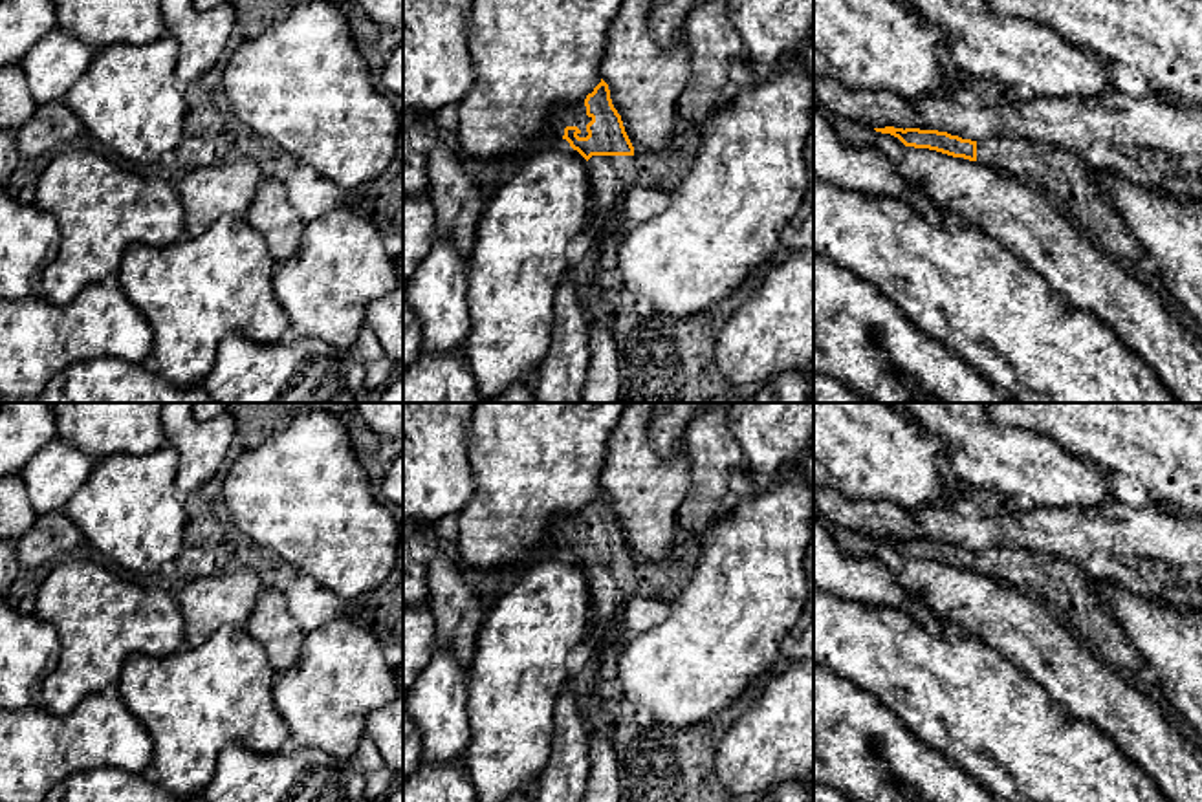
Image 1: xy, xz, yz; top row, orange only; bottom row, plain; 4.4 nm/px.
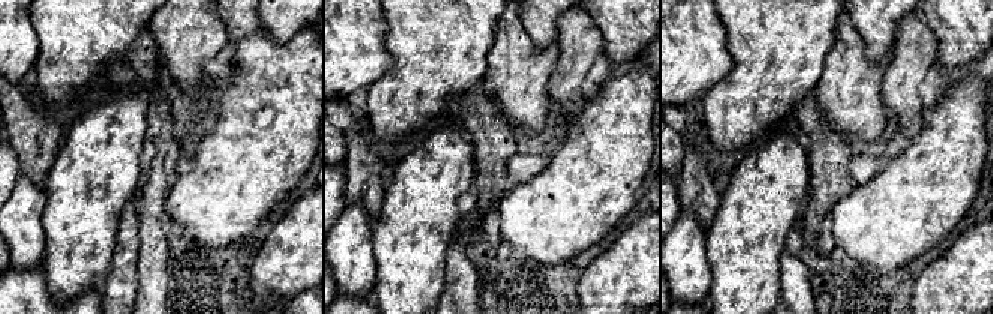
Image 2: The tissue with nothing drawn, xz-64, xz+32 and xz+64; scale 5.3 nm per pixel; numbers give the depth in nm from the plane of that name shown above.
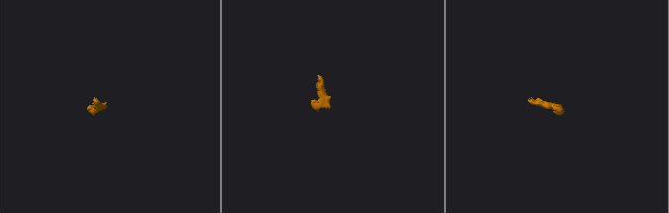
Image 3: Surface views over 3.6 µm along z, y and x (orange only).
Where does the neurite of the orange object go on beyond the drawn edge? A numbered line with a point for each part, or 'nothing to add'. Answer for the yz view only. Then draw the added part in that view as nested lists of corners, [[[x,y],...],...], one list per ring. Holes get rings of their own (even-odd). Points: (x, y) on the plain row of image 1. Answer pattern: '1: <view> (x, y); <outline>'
1: yz (1063, 585); [[[988,547],[977,551],[977,573],[1063,612],[1085,643],[1120,674],[1132,679],[1147,668],[1123,626],[1099,601],[1094,575],[1085,566],[1022,547]]]

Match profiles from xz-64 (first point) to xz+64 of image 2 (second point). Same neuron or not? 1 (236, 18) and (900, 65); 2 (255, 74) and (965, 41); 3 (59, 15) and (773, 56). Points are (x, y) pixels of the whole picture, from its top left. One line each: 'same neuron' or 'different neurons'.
1: same neuron
2: different neurons
3: same neuron

